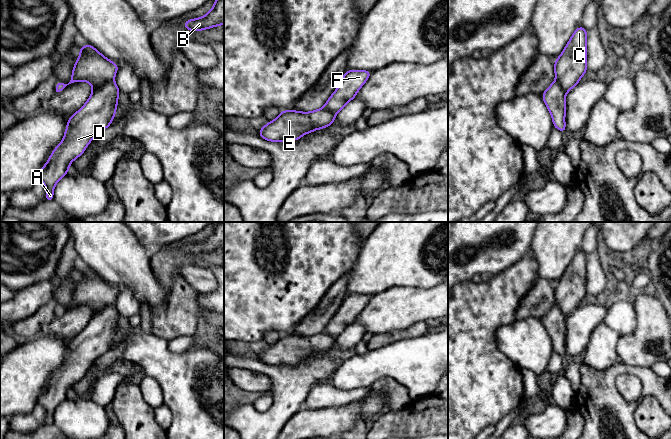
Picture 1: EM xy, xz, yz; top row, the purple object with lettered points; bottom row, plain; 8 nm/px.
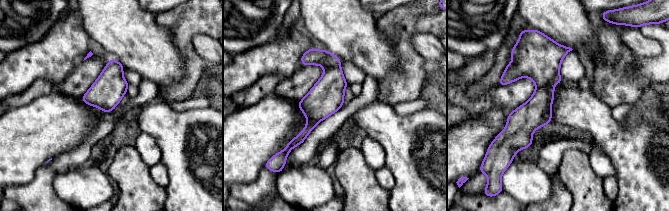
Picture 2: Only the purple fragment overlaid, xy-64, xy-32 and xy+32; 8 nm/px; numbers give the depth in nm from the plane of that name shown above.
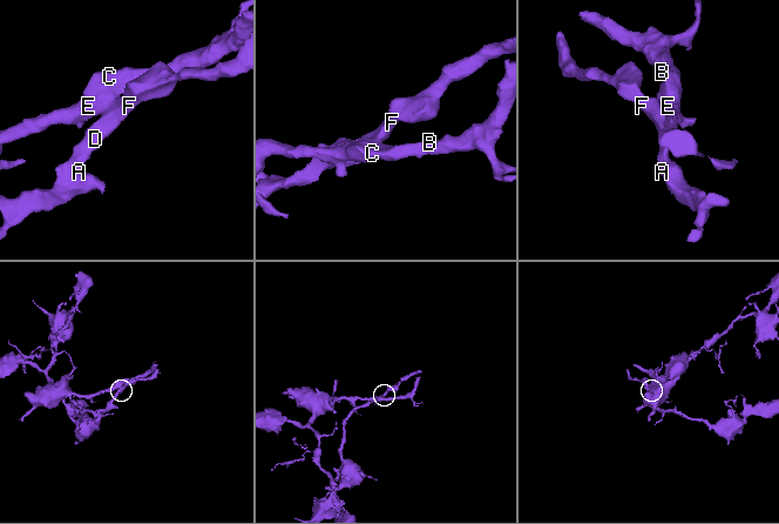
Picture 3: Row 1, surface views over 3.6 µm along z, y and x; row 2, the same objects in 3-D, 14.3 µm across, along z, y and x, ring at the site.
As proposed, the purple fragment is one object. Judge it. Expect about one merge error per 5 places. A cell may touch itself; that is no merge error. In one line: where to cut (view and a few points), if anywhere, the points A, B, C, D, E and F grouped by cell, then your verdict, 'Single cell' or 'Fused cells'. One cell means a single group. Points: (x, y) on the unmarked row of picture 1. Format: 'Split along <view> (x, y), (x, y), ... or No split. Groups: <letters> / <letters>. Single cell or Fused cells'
No split. Groups: A B C D E F. Single cell

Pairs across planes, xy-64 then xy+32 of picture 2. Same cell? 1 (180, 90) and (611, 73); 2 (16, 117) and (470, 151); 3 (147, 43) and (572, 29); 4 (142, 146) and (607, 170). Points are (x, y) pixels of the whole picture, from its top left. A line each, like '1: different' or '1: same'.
1: same
2: same
3: same
4: same

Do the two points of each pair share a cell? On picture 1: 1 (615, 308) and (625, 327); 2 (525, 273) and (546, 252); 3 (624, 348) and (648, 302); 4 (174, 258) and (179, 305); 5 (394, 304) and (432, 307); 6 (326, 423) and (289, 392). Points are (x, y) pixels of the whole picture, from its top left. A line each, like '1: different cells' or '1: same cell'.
1: same cell
2: different cells
3: same cell
4: same cell
5: same cell
6: different cells

